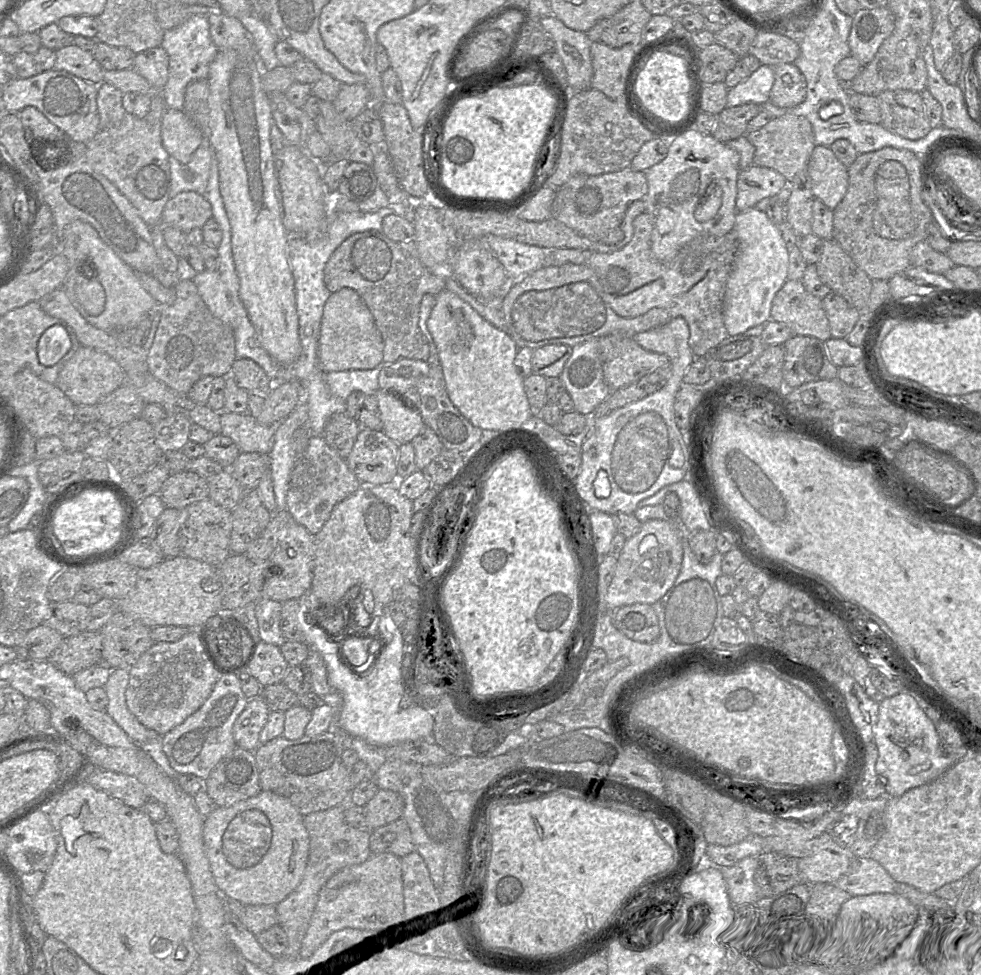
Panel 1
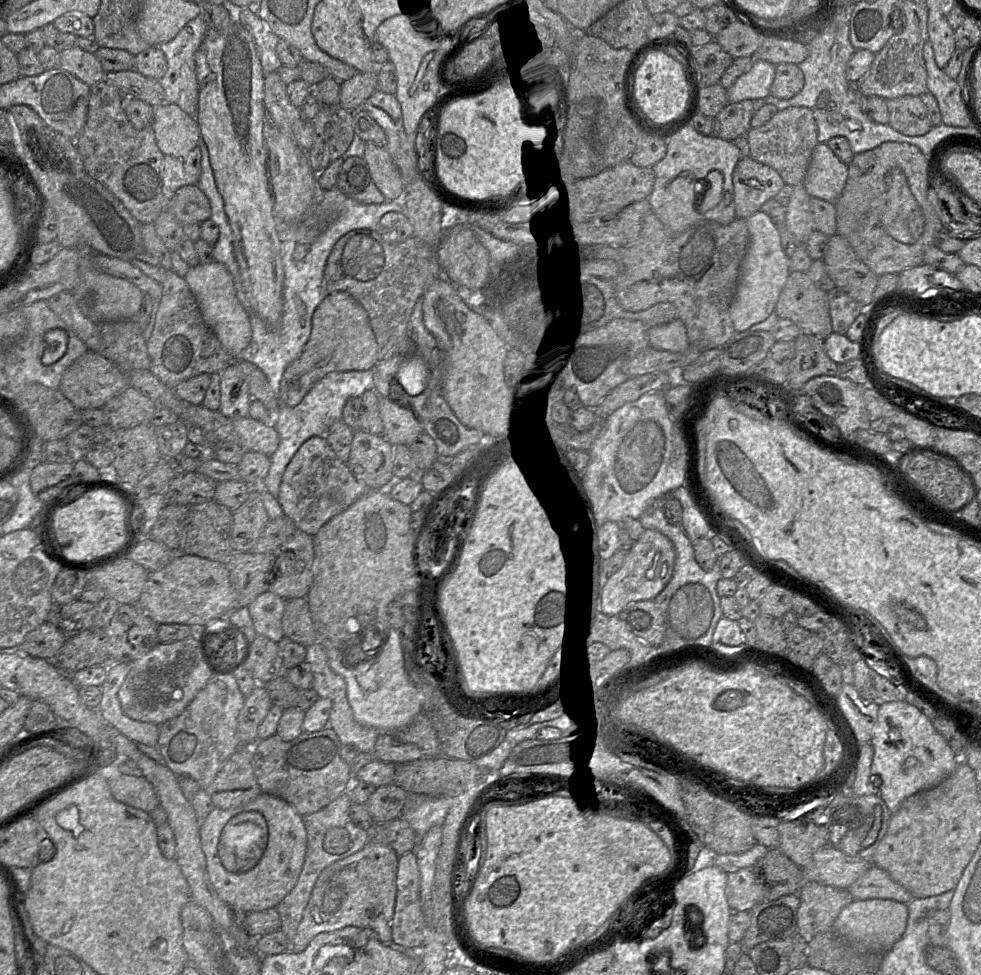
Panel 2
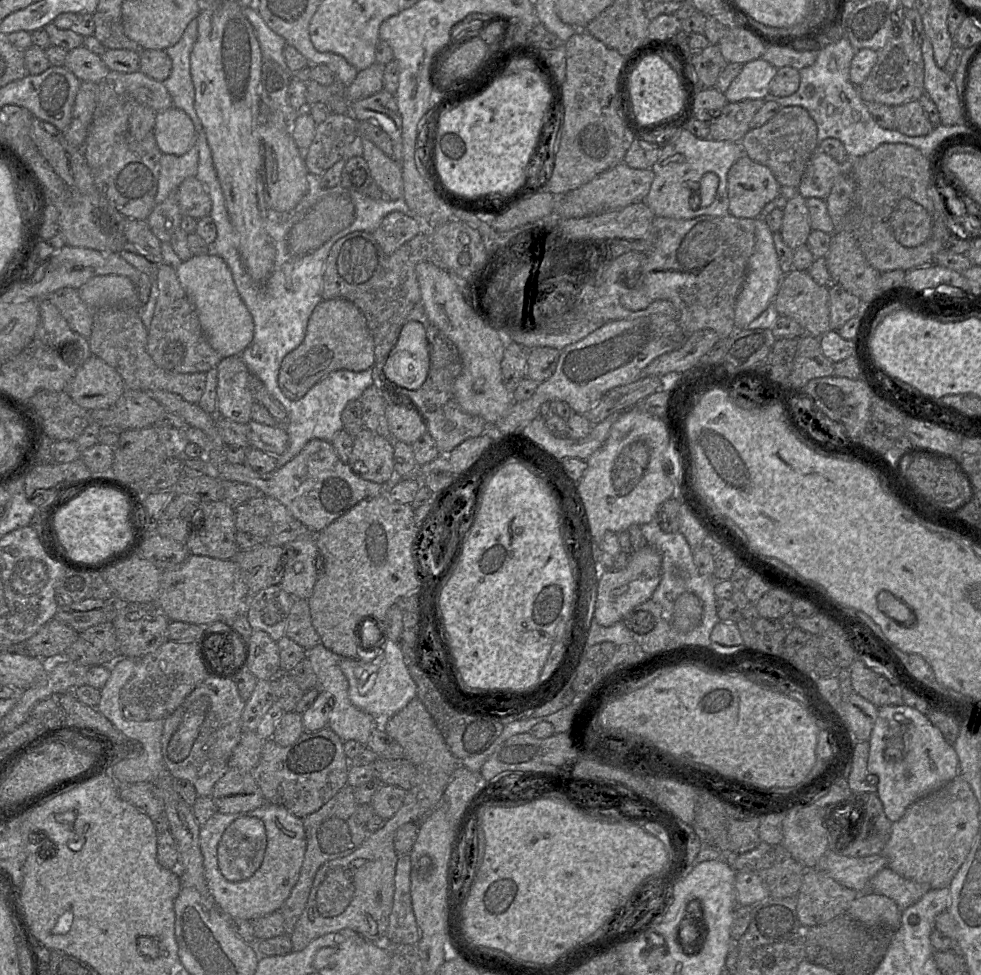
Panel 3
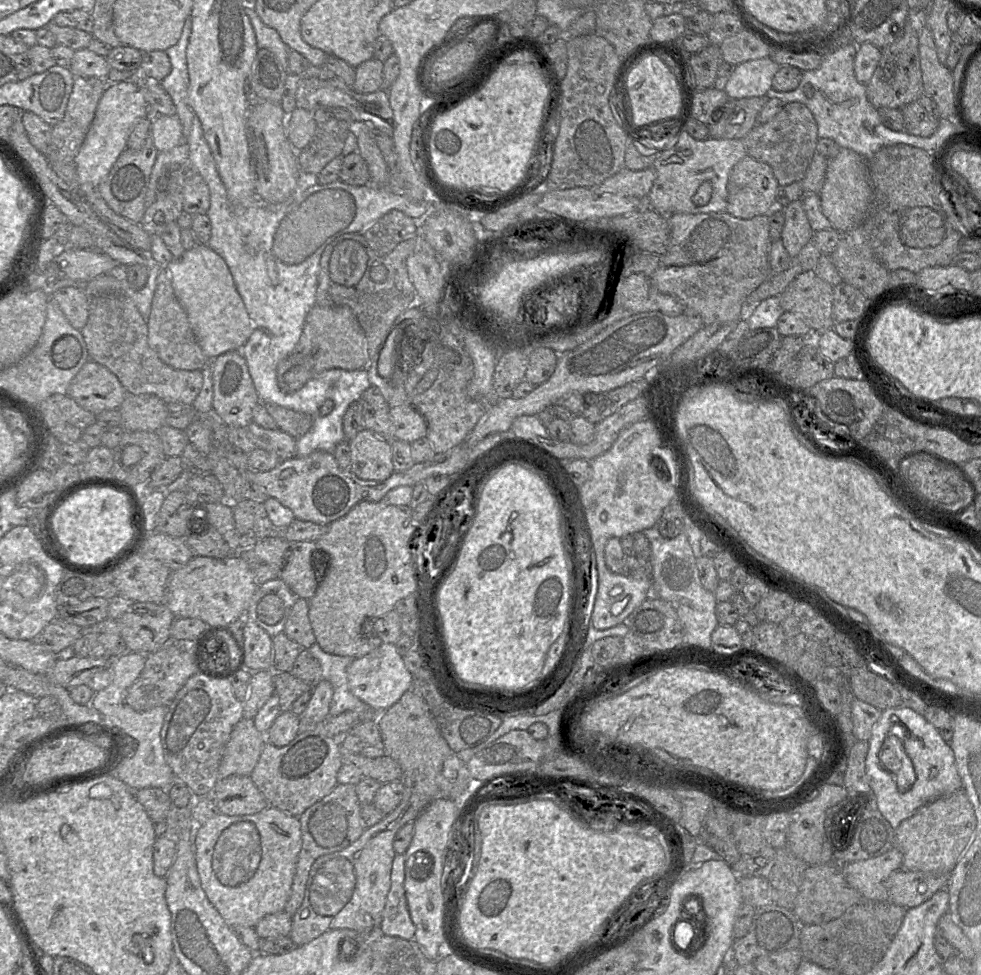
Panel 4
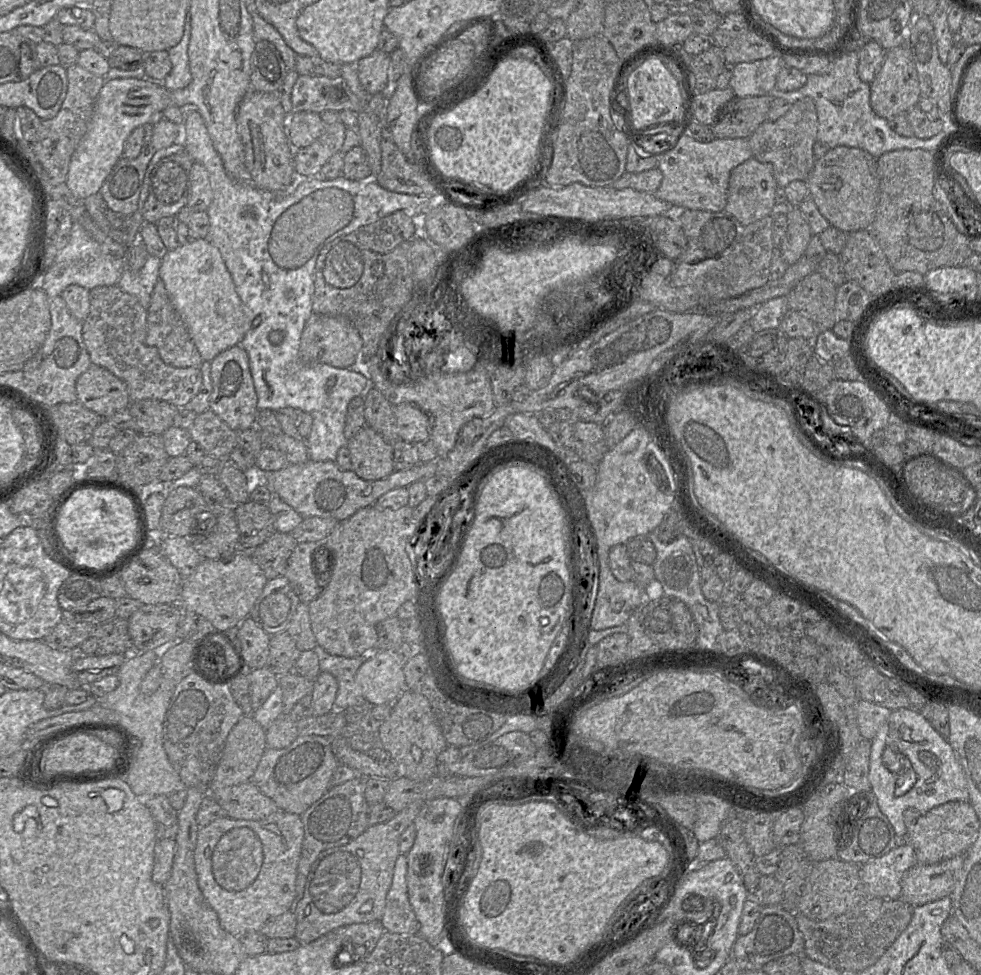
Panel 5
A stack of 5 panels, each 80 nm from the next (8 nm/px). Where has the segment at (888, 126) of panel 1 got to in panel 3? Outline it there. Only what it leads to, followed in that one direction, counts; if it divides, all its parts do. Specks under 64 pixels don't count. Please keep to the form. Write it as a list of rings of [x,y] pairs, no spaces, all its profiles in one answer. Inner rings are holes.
[[[911,101],[892,107],[896,130],[909,137],[928,135],[935,127],[919,101]]]

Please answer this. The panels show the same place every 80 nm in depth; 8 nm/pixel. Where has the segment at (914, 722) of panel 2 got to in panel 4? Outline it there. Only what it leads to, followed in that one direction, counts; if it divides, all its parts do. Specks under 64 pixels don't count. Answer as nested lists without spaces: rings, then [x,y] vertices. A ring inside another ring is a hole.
[[[904,705],[882,710],[881,717],[874,724],[866,757],[866,773],[878,809],[894,830],[923,805],[962,789],[962,780],[950,744],[923,715]],[[889,735],[897,736],[903,742],[904,750],[913,763],[916,781],[908,790],[898,788],[897,772],[886,769],[879,760],[880,749]]]

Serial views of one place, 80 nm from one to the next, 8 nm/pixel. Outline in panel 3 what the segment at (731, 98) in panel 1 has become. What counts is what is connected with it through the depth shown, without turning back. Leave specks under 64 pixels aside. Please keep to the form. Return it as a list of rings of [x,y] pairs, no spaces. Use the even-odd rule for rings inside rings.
[[[762,58],[743,65],[739,75],[724,93],[729,103],[744,100],[764,100],[770,95],[770,83],[777,68]]]

